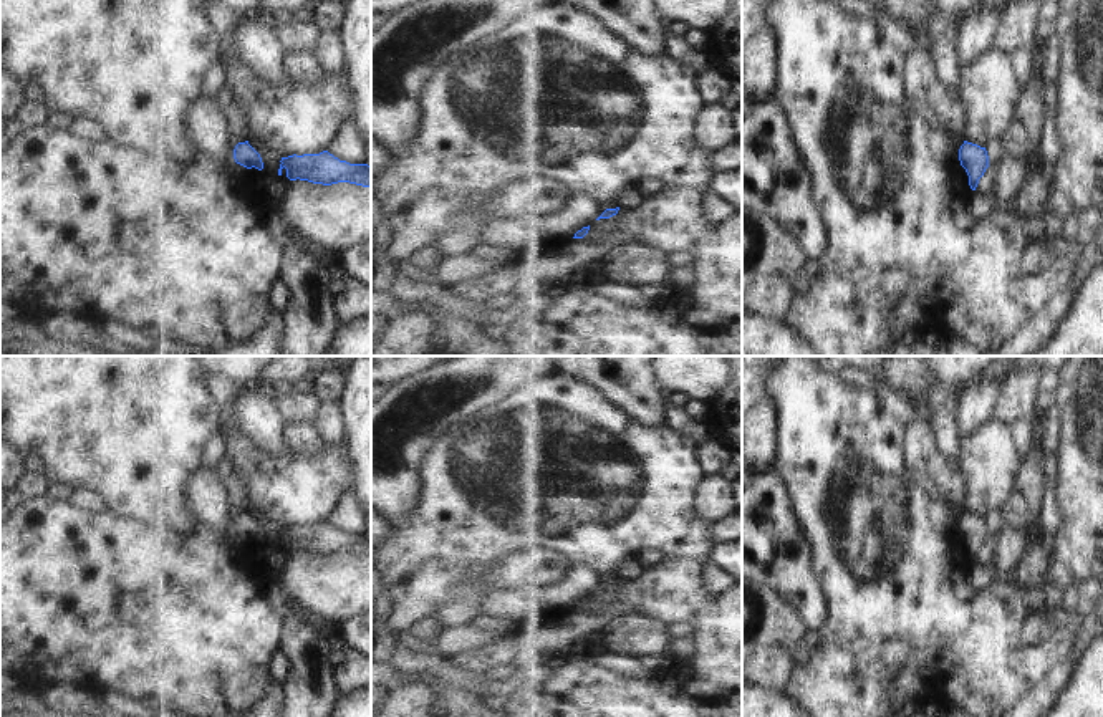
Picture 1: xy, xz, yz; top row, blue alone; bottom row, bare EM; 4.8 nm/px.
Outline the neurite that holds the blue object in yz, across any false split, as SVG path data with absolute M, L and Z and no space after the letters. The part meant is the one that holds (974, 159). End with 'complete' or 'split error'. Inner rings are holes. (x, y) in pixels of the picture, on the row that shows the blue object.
M964 141L959 149L959 161L969 176L971 189L975 190L979 179L989 167L989 156L985 147Z | complete

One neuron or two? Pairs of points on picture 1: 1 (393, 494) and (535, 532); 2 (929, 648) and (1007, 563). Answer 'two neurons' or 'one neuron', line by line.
1: two neurons
2: two neurons

